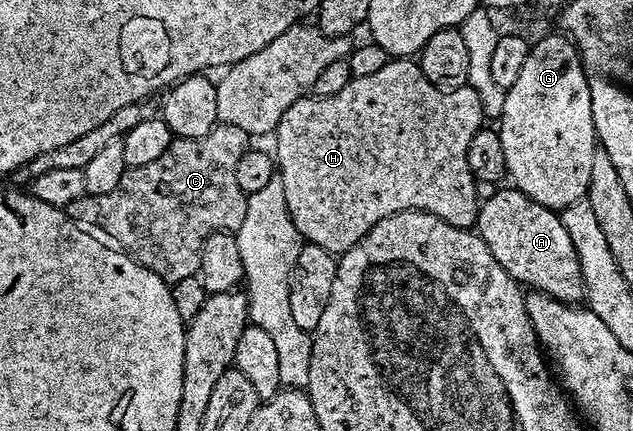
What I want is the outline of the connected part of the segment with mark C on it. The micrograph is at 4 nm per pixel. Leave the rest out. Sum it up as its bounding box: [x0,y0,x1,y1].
[65,123,249,285]

